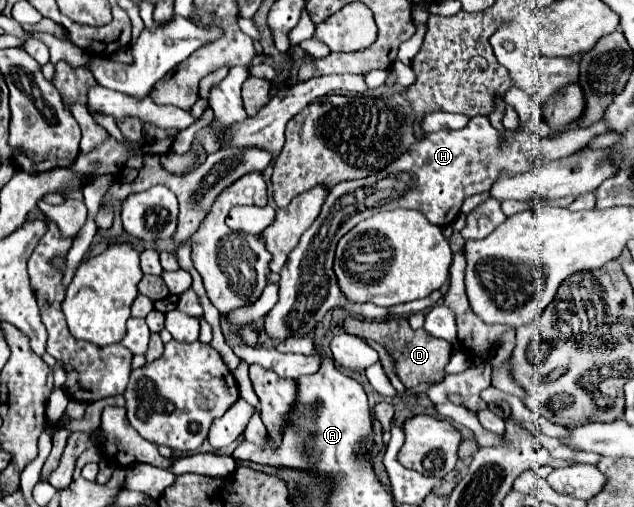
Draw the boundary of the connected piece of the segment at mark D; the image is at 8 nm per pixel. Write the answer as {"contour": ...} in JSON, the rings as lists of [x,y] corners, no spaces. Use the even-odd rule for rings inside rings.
{"contour":[[[404,316],[388,318],[384,322],[362,322],[362,320],[356,320],[356,318],[348,318],[344,322],[344,330],[348,334],[360,336],[360,338],[372,338],[378,344],[382,344],[390,352],[390,356],[396,360],[396,374],[400,376],[400,380],[406,388],[418,386],[422,382],[438,384],[446,376],[444,368],[446,368],[446,364],[450,362],[450,356],[452,356],[450,342],[430,336],[424,328],[412,330]]]}

